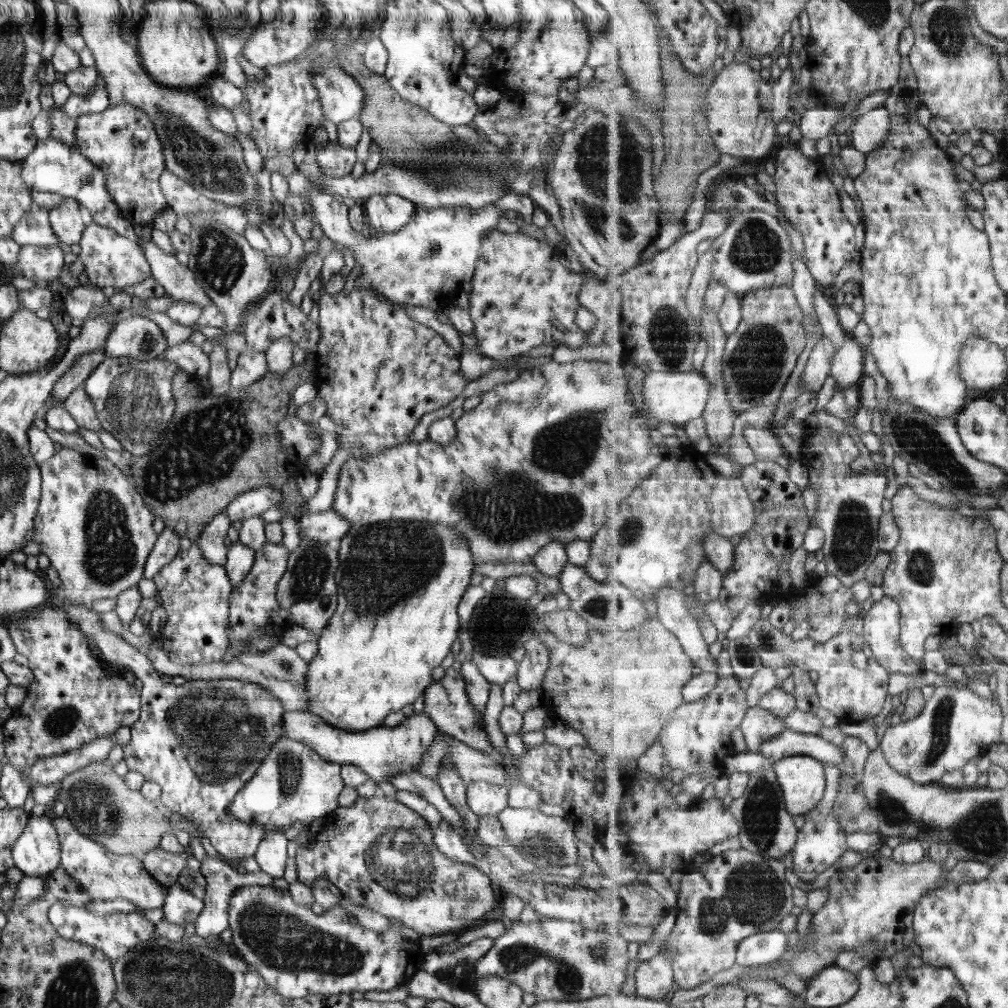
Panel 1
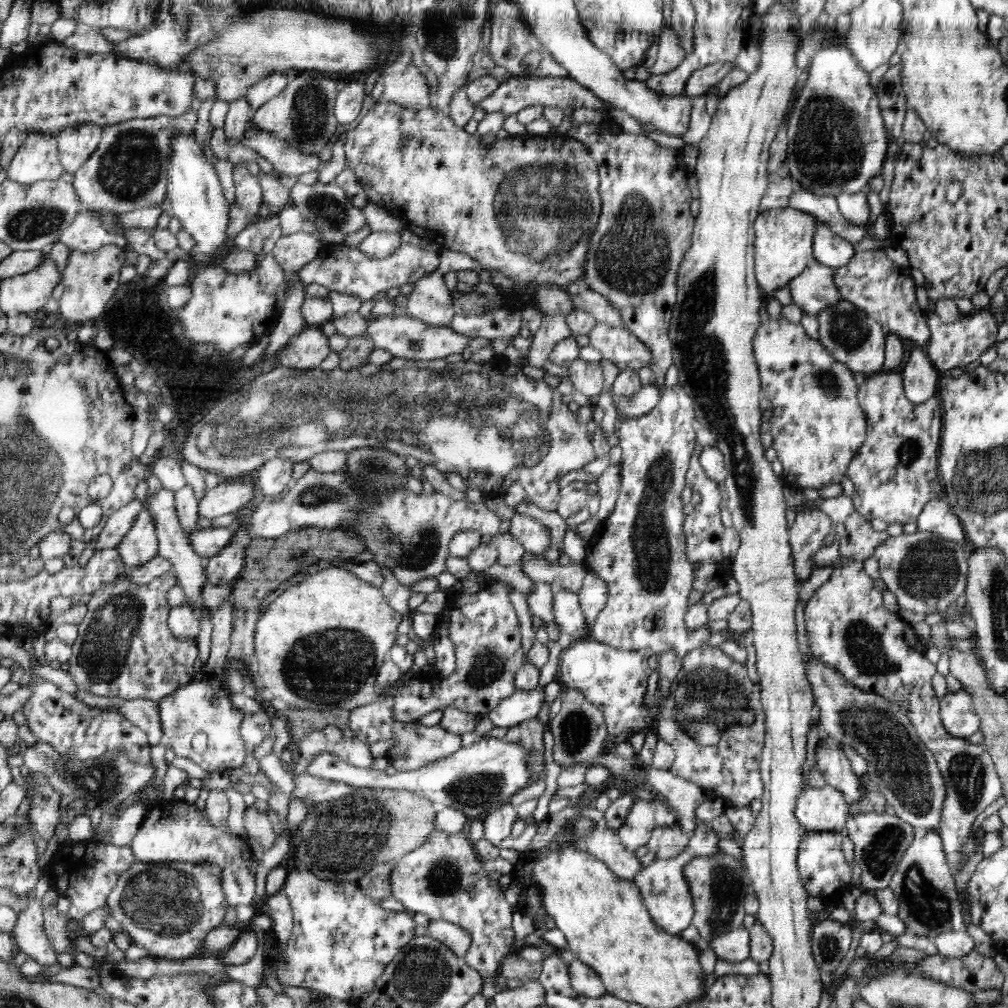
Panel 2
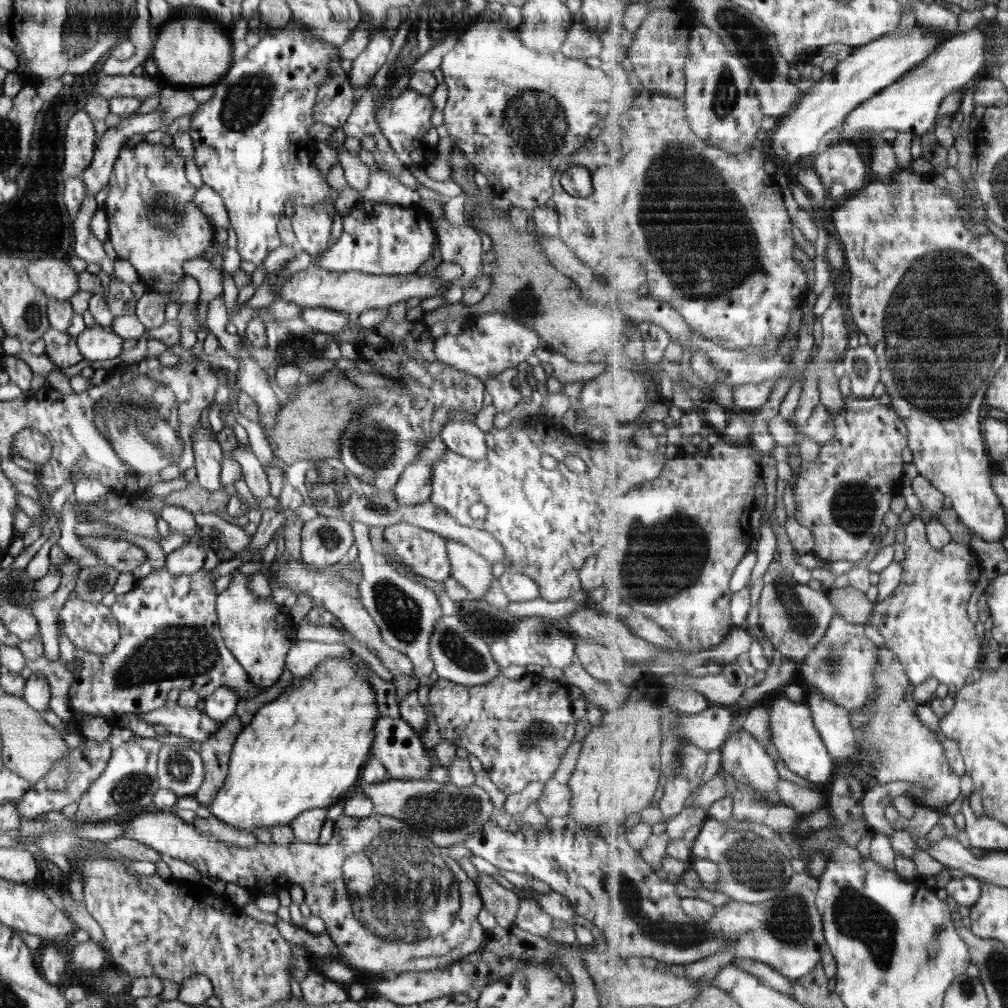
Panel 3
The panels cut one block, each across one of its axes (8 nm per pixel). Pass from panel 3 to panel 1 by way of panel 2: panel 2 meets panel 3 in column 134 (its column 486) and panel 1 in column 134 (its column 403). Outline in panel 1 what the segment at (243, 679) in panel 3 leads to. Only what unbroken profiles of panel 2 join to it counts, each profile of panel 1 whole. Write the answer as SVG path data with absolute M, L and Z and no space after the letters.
M58 605L38 608L34 613L12 616L6 623L17 653L28 660L28 669L33 673L33 682L27 688L26 699L18 710L6 719L1 730L4 735L4 751L9 764L23 772L26 765L36 765L41 759L56 757L98 738L113 738L122 726L131 727L140 716L141 697L138 690L122 677L112 673L110 663L98 661L91 656L87 638L77 627L67 622L66 610Z

